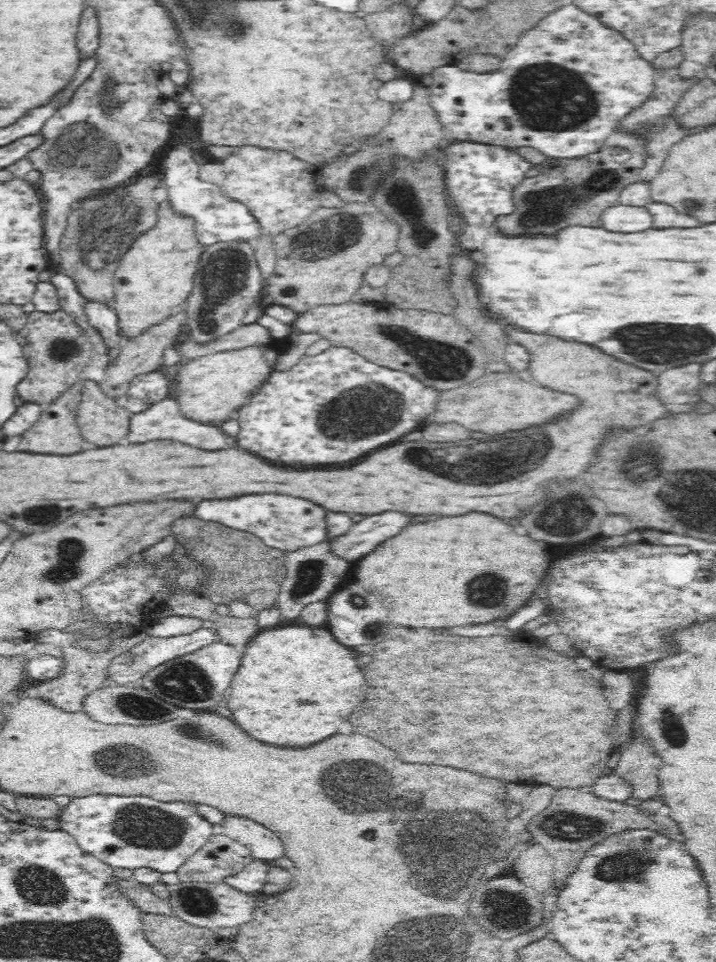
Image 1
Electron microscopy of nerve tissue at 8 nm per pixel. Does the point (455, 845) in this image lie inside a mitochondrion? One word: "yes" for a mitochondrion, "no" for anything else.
yes

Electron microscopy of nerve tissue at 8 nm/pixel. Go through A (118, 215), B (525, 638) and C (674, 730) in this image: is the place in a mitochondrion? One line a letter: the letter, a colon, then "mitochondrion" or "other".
A: mitochondrion
B: other
C: mitochondrion

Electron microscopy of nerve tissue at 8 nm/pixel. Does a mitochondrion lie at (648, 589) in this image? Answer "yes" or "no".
no

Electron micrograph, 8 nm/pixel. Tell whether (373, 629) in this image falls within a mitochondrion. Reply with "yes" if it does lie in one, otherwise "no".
yes

